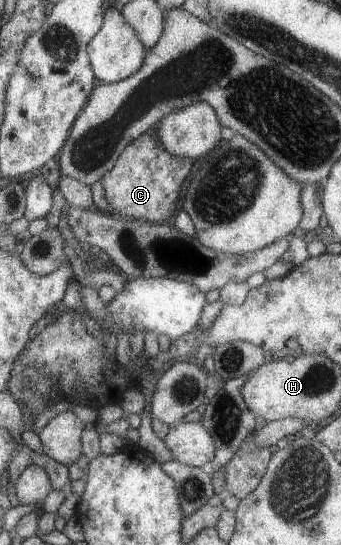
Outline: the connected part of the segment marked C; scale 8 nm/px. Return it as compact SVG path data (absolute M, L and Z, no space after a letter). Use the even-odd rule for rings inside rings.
M157 127L149 128L123 148L117 163L100 180L105 190L106 201L111 207L110 213L129 220L142 220L155 224L171 221L179 197L181 183L191 171L191 159L179 159L163 149Z

